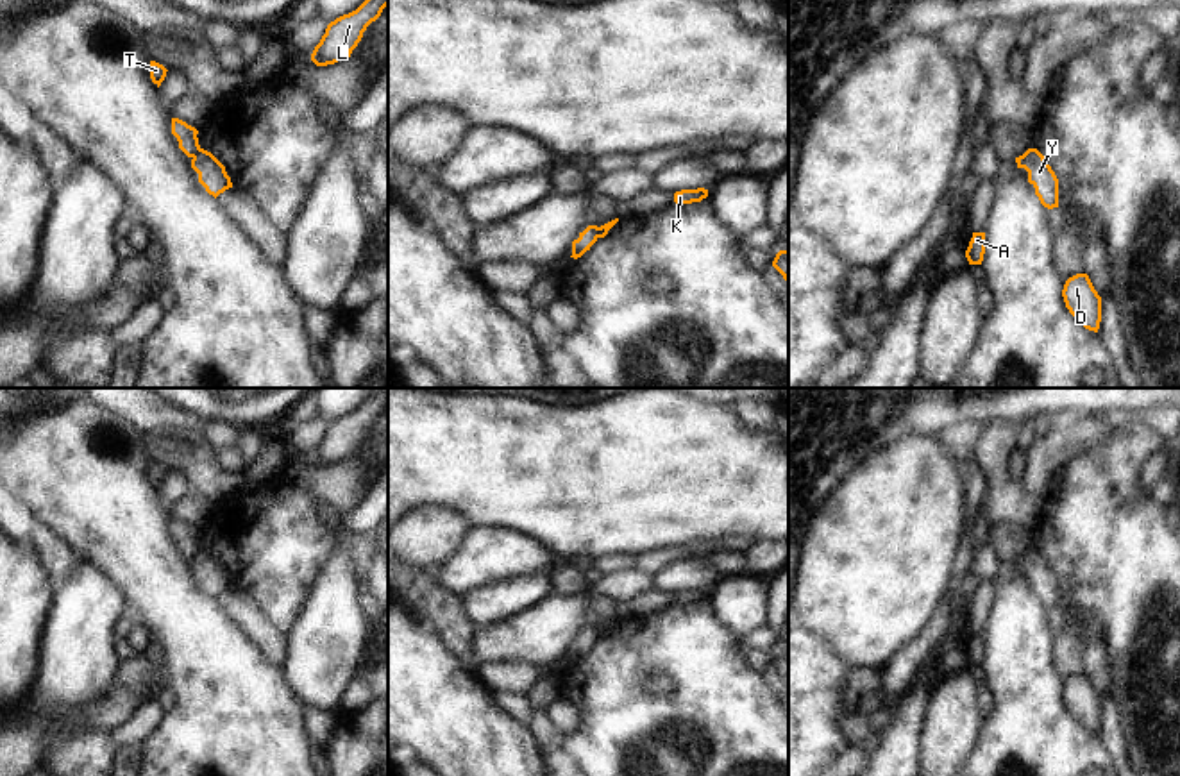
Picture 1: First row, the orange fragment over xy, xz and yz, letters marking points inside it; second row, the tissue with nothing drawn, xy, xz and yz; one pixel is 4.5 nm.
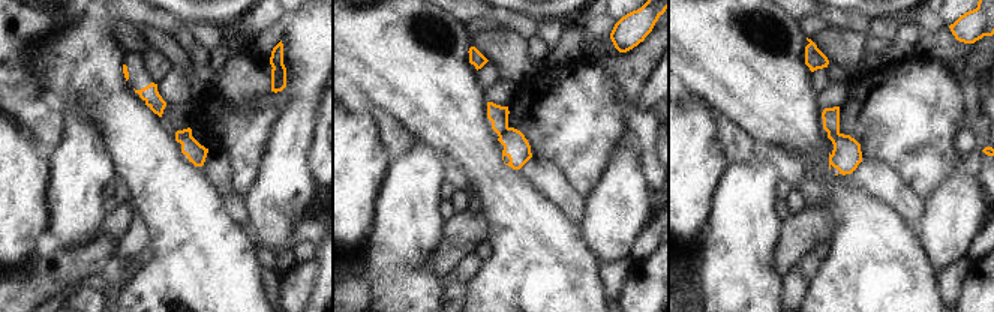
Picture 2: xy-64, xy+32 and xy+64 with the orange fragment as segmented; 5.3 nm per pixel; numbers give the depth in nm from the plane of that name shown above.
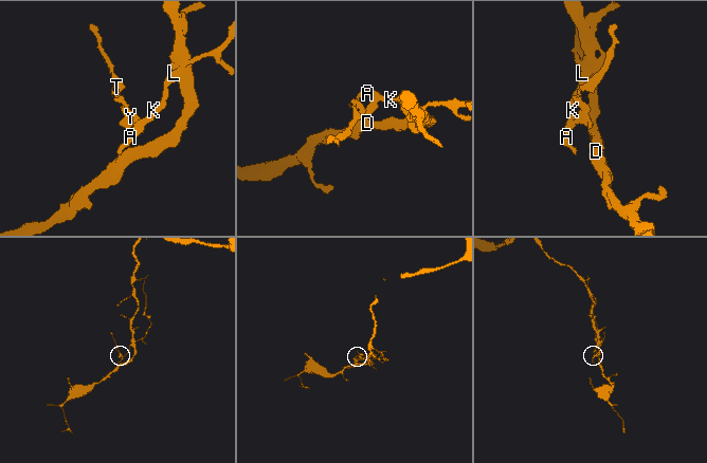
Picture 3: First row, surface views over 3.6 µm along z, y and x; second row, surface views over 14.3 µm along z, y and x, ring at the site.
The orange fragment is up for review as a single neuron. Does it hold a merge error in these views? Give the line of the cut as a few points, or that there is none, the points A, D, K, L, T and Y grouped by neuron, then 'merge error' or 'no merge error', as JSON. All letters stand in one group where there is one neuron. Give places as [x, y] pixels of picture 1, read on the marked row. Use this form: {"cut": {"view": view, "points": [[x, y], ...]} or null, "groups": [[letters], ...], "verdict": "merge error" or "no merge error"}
{"cut": {"view": "xy", "points": [[201, 149], [192, 156]]}, "groups": [["A", "D", "K", "L", "Y"], ["T"]], "verdict": "merge error"}

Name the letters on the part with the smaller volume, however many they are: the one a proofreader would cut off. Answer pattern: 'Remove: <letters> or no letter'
Remove: T

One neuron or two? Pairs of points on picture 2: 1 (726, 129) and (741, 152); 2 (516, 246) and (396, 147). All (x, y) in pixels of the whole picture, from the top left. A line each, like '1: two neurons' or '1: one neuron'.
1: one neuron
2: two neurons

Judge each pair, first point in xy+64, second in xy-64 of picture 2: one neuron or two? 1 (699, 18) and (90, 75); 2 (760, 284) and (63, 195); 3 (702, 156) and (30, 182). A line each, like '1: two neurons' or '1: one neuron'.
1: one neuron
2: one neuron
3: one neuron

